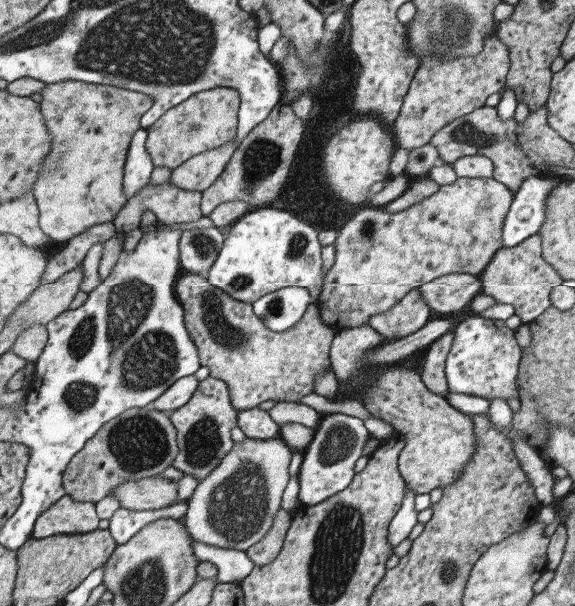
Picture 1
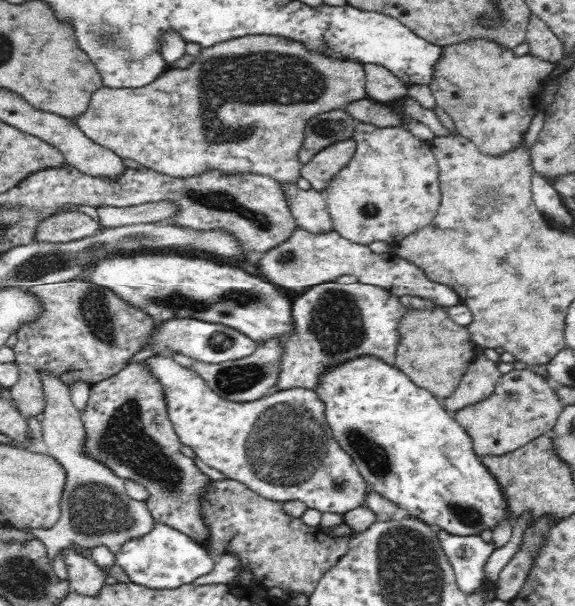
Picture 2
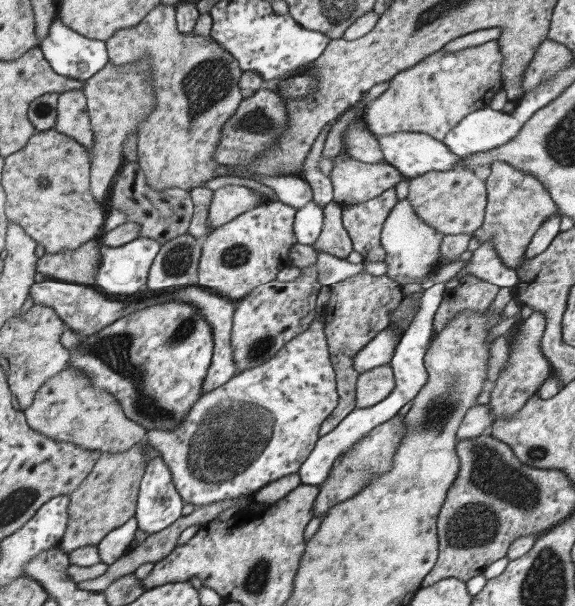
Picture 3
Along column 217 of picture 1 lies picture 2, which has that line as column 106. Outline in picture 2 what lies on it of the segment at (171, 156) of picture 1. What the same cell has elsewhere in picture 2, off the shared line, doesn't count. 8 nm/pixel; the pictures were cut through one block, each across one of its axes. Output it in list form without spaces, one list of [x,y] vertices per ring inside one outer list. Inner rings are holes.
[[[246,36],[246,38],[230,40],[226,44],[214,44],[212,48],[204,48],[202,54],[192,62],[190,68],[174,68],[174,70],[168,68],[162,76],[158,76],[158,80],[154,80],[154,82],[150,82],[142,88],[100,88],[98,92],[94,92],[88,110],[84,114],[72,118],[72,120],[78,124],[78,128],[82,128],[86,132],[88,138],[92,138],[92,142],[114,150],[122,158],[132,158],[140,166],[146,166],[146,168],[150,168],[154,172],[160,172],[164,176],[188,178],[188,176],[198,176],[200,172],[206,172],[206,170],[222,170],[224,174],[230,174],[230,176],[252,172],[252,174],[270,176],[278,182],[296,182],[300,178],[300,168],[304,166],[302,162],[298,162],[298,150],[302,148],[302,140],[306,136],[304,134],[306,132],[306,122],[312,120],[314,116],[322,114],[322,112],[344,110],[350,102],[356,102],[360,98],[366,98],[366,70],[364,70],[364,64],[346,62],[346,60],[332,60],[324,54],[308,52],[304,48],[304,44],[300,44],[296,40],[282,38],[282,36]]]

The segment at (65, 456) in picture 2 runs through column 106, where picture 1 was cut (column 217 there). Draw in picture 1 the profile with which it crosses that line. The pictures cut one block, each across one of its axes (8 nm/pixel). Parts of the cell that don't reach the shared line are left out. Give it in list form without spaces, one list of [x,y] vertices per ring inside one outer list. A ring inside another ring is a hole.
[[[245,438],[243,442],[233,442],[231,452],[205,480],[199,480],[187,502],[185,530],[193,542],[241,552],[257,544],[269,532],[275,514],[281,510],[279,504],[289,480],[287,466],[291,454],[291,448],[281,438]]]

